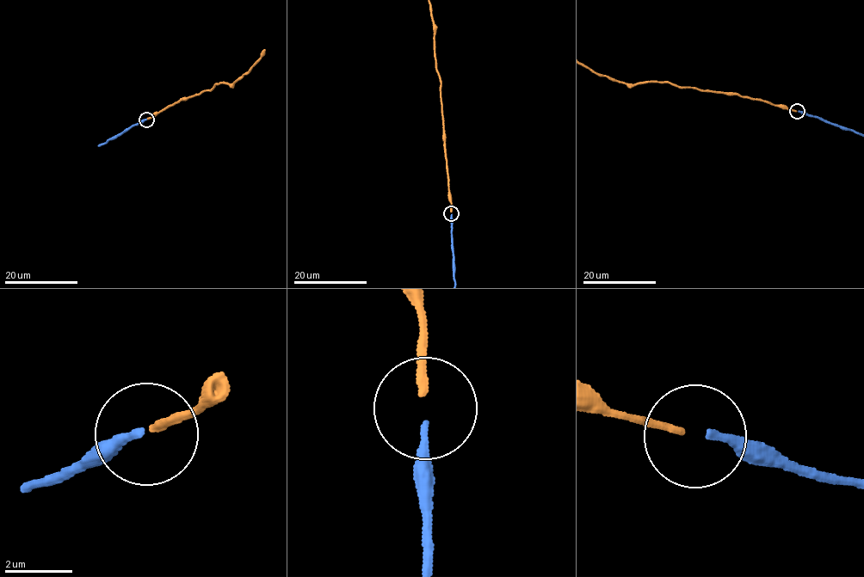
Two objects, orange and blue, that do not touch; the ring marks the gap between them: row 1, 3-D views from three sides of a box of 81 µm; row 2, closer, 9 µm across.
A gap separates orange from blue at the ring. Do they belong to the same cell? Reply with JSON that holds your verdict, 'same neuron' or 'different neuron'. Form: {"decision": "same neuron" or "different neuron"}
{"decision": "same neuron"}

